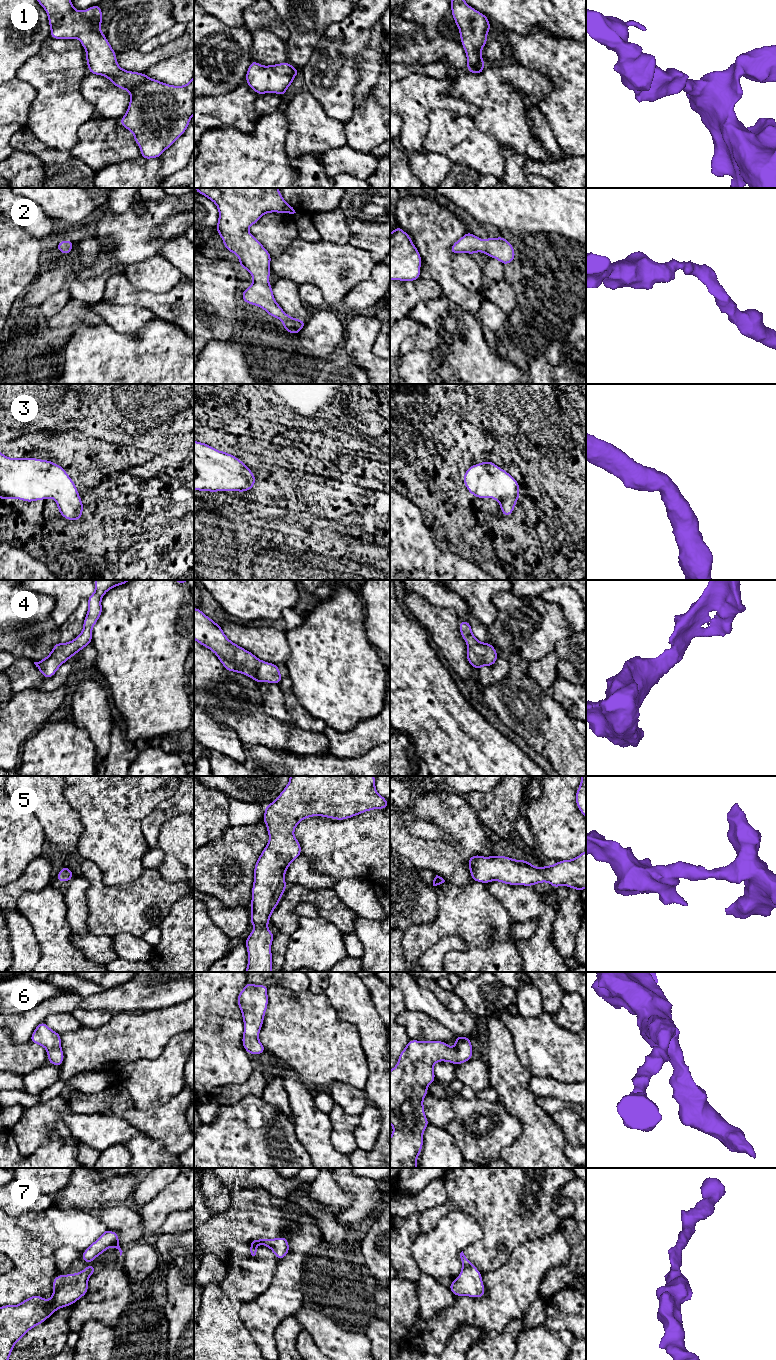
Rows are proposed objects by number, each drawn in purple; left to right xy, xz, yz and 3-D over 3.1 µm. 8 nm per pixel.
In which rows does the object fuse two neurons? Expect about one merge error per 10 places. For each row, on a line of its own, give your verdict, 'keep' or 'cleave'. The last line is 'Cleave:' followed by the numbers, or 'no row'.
1: keep
2: keep
3: keep
4: keep
5: keep
6: keep
7: keep
Cleave: no row

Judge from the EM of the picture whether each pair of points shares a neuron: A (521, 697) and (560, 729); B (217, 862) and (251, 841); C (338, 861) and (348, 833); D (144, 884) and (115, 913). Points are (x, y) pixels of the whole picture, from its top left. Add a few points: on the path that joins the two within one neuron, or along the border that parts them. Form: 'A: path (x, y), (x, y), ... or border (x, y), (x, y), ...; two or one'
A: path (531, 707), (550, 726); one
B: path (225, 862), (243, 845); one
C: path (342, 854), (348, 840); one
D: path (138, 891), (122, 907); one

